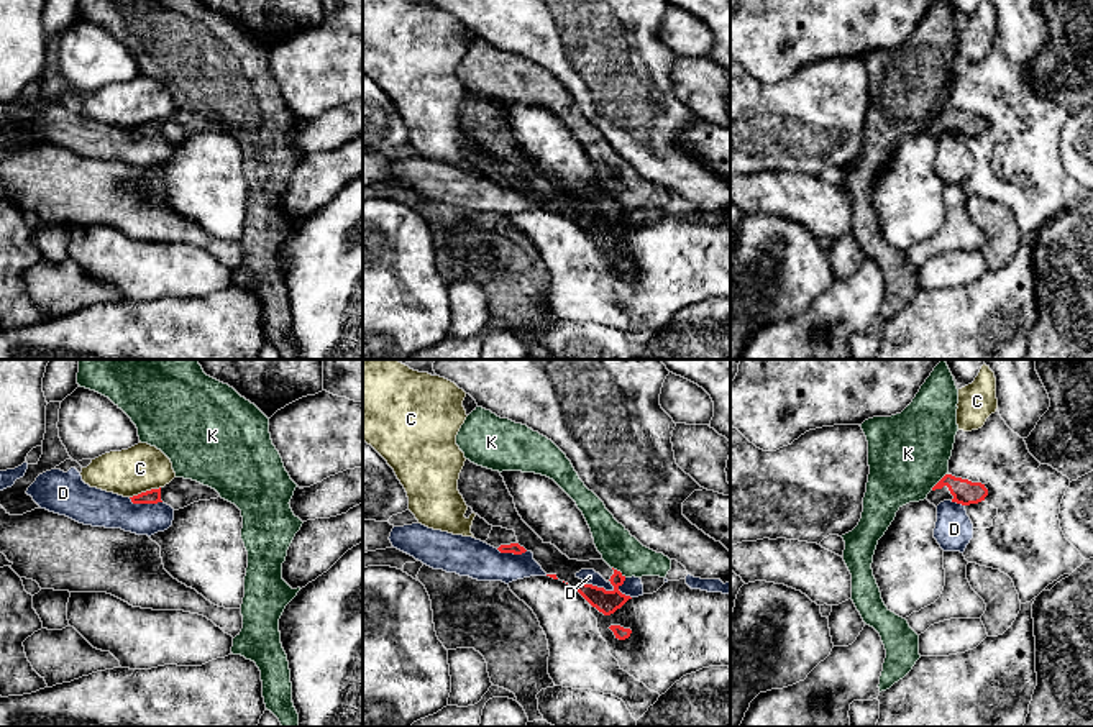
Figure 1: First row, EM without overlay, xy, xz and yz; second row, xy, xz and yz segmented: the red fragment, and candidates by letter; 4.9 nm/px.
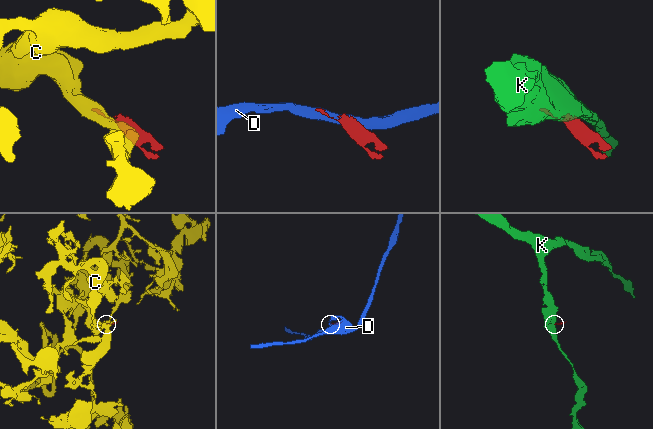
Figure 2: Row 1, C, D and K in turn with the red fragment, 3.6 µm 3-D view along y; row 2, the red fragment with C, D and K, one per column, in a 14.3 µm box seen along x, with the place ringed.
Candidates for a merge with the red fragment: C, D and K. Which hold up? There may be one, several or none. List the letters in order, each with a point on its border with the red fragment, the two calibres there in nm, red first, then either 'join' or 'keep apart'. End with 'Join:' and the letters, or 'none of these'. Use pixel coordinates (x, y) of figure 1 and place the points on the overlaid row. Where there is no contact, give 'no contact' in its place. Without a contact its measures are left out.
C: xy (146, 491) | 70/220 nm | keep apart
D: xy (145, 502) | 70/180 nm | keep apart
K: yz (939, 481) | 120/400 nm | keep apart
Join: none of these

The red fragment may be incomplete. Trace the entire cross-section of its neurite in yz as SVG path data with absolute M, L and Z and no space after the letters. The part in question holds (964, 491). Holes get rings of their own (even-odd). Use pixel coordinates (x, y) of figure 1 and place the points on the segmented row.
M945 474L926 499L935 507L944 501L970 505L985 501L986 496L988 489L985 484Z

